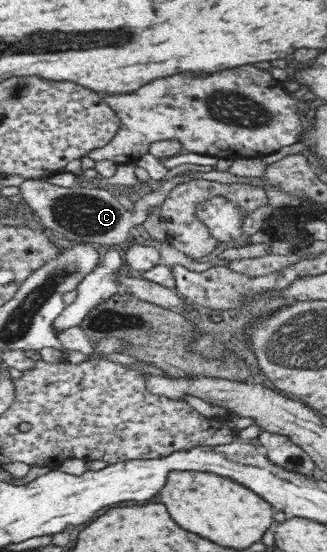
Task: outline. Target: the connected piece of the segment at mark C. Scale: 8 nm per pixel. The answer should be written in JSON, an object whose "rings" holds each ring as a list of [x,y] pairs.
{"rings":[[[215,169],[207,173],[186,171],[183,174],[178,174],[172,180],[163,183],[159,190],[155,190],[151,194],[145,194],[136,202],[129,204],[120,200],[110,188],[87,188],[85,185],[62,188],[61,186],[51,185],[43,179],[25,179],[19,188],[25,204],[29,207],[30,214],[33,215],[40,227],[51,229],[58,236],[73,242],[83,242],[95,246],[101,244],[125,246],[131,241],[129,238],[131,228],[141,227],[142,223],[149,218],[149,208],[161,206],[175,186],[191,180],[209,180],[210,182],[221,182],[221,184],[243,182],[243,184],[261,186],[267,192],[268,203],[274,209],[296,207],[302,201],[301,198],[291,197],[284,193],[279,187],[273,187],[265,178],[237,177],[229,172],[216,171]]]}

